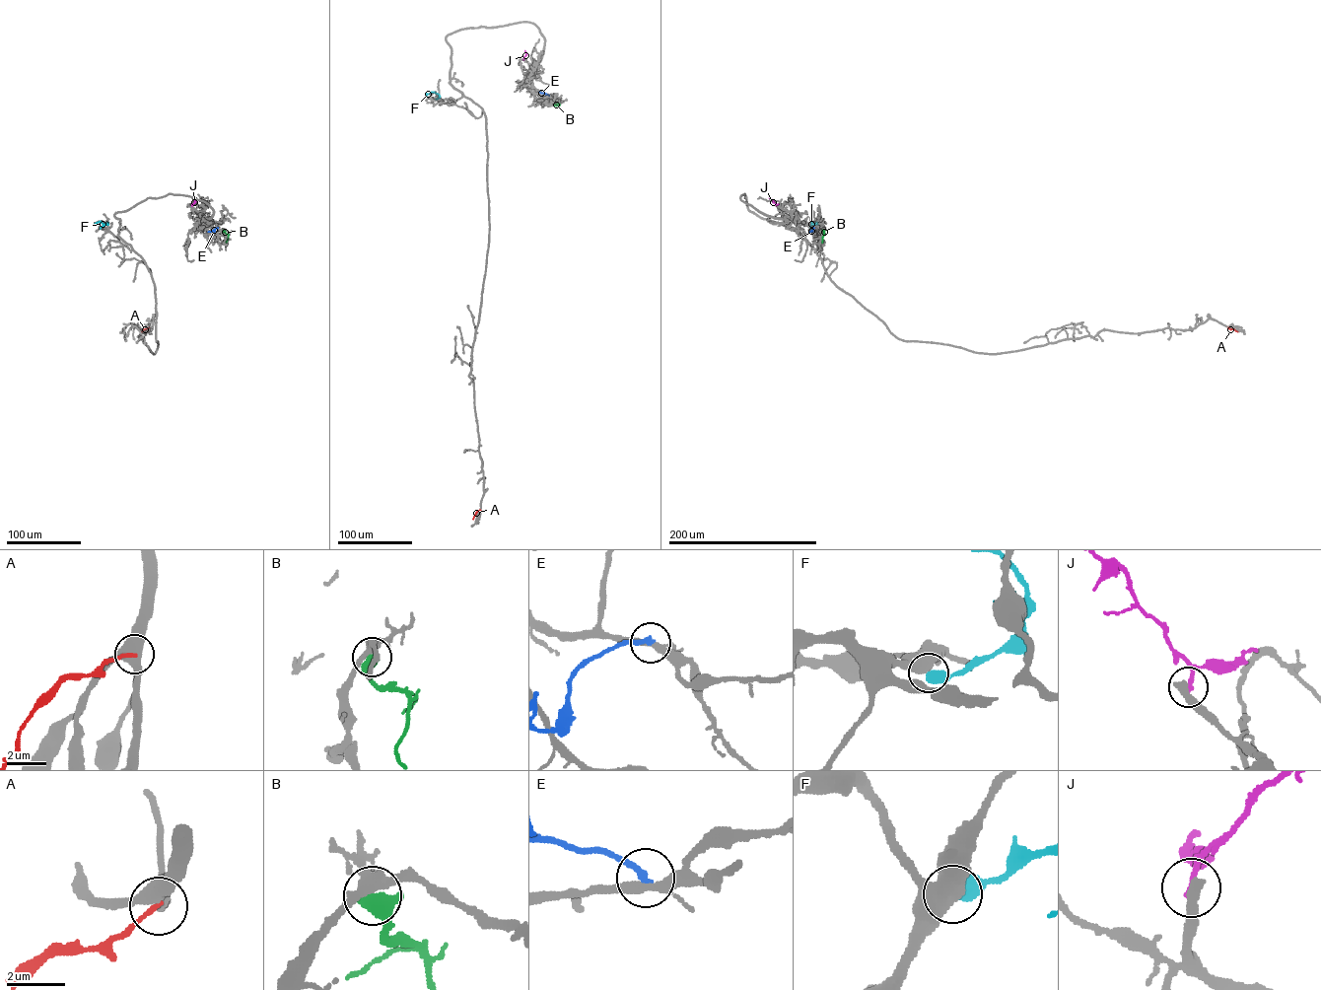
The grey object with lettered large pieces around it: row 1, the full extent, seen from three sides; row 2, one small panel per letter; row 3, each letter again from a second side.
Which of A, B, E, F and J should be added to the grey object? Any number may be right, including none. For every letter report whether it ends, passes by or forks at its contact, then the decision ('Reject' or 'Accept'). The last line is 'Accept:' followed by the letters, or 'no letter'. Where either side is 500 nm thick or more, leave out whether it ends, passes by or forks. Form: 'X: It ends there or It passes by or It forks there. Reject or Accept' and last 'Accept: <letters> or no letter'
A: It ends there. Reject
B: Reject
E: It ends there. Reject
F: Reject
J: It passes by. Reject
Accept: no letter

